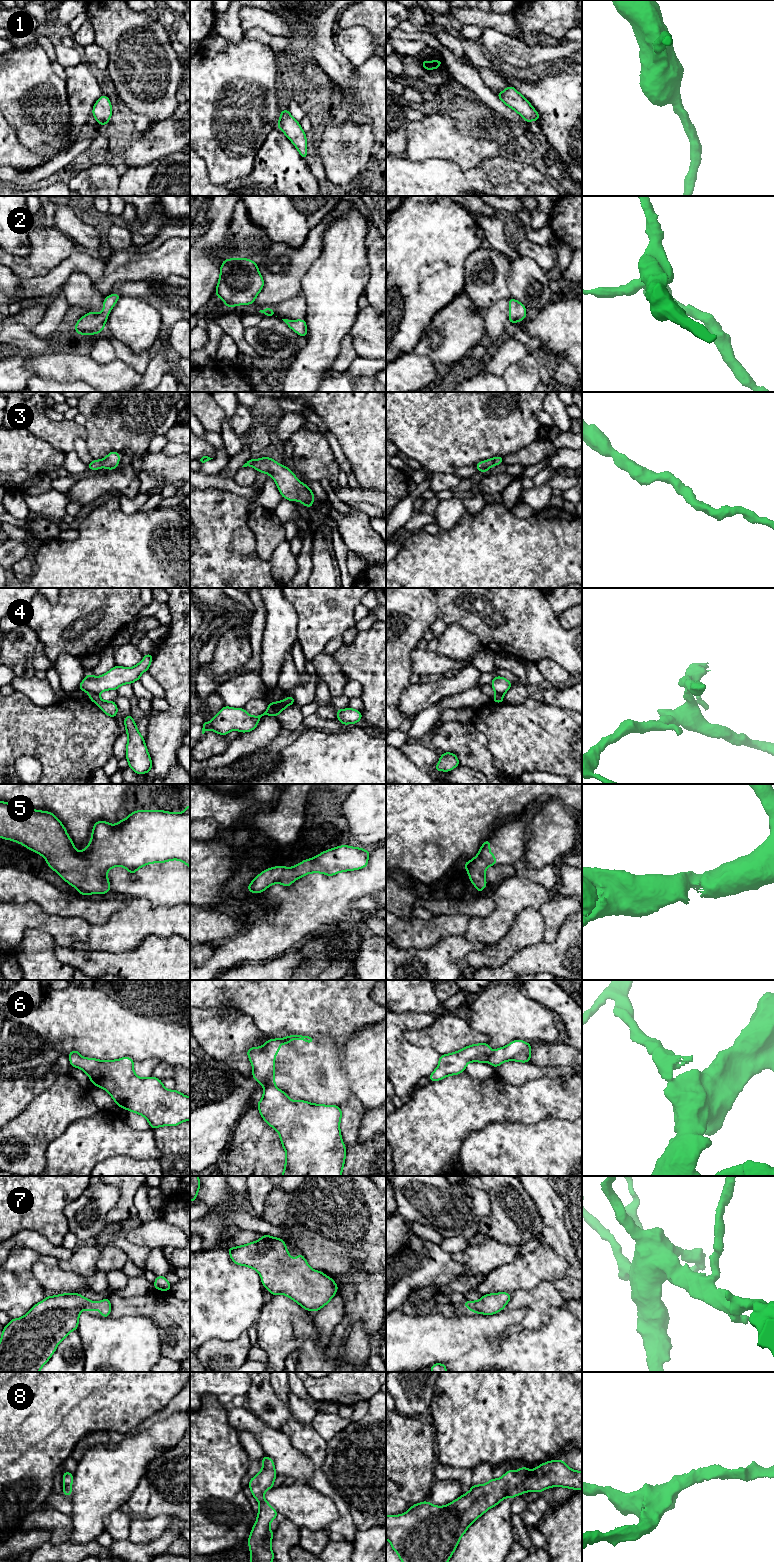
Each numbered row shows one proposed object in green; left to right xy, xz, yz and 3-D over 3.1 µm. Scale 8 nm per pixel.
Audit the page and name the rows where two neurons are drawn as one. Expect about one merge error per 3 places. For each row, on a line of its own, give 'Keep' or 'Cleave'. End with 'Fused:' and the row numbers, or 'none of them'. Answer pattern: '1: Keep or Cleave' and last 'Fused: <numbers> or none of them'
1: Keep
2: Keep
3: Keep
4: Cleave
5: Keep
6: Cleave
7: Keep
8: Keep
Fused: 4, 6

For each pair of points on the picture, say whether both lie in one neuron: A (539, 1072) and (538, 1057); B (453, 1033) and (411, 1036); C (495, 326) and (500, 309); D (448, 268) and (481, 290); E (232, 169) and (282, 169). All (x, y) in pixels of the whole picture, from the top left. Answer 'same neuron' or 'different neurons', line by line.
A: different neurons
B: same neuron
C: same neuron
D: different neurons
E: different neurons

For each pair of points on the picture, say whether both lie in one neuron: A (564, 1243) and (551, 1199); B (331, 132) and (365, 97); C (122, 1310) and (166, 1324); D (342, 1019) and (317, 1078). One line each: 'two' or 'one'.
A: one
B: two
C: one
D: two

